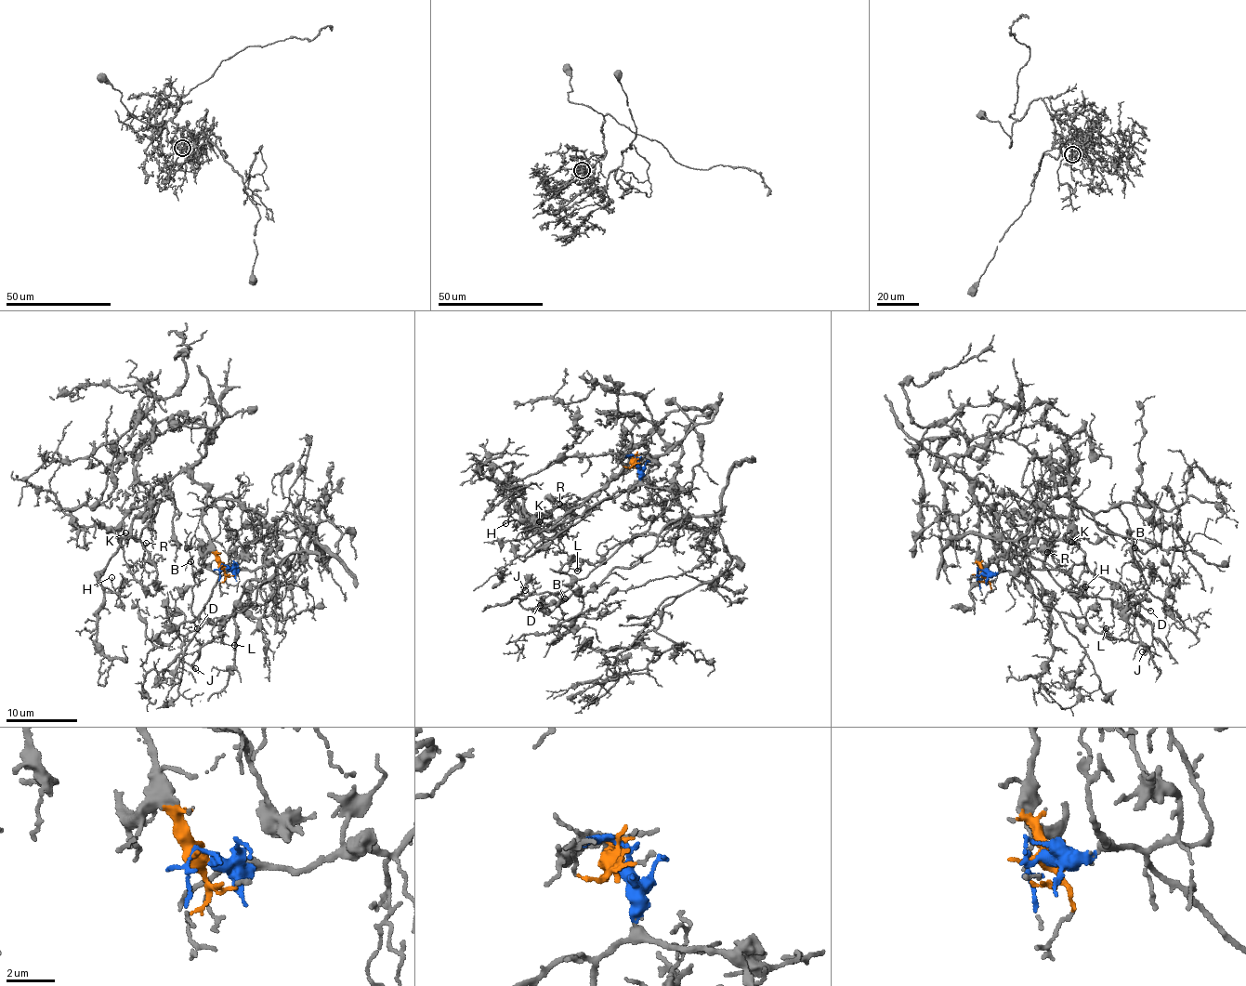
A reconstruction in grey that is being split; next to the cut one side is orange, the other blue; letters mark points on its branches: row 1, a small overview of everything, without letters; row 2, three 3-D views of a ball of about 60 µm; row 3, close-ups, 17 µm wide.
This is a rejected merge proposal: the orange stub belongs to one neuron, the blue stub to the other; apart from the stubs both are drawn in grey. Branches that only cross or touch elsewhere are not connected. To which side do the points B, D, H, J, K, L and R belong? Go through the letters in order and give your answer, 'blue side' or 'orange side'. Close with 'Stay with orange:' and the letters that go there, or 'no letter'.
B: blue side
D: blue side
H: orange side
J: blue side
K: orange side
L: blue side
R: orange side
Stay with orange: H, K, R

